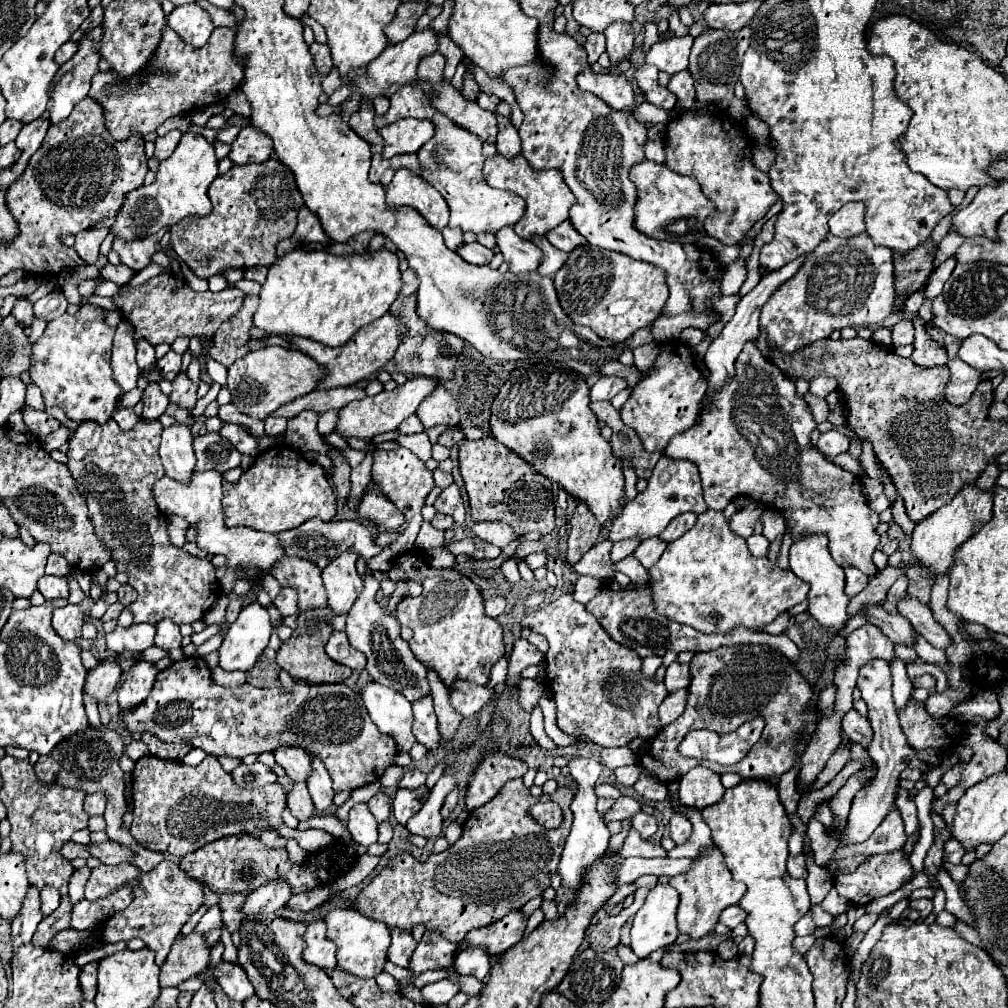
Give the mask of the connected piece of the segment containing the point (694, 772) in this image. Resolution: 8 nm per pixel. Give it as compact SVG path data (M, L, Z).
M704 766L692 768L680 780L680 800L696 810L704 810L706 806L720 802L722 796L724 796L724 786L720 782L720 774Z

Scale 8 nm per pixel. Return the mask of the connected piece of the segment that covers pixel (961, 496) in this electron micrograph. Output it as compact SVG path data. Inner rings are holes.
M970 484L970 486L964 486L946 506L942 506L922 522L918 522L912 532L912 546L910 546L916 560L934 574L938 572L946 574L948 566L952 564L954 550L966 538L976 534L976 530L980 530L992 518L992 500L994 500L992 490L980 490L978 486Z

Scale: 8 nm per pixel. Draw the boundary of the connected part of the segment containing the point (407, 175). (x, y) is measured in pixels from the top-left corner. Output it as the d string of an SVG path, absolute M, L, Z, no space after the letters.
M400 168L394 180L386 188L386 204L388 206L410 206L418 210L434 228L442 230L444 240L450 250L462 244L462 230L448 226L448 204L442 194L418 174L412 174L408 168Z

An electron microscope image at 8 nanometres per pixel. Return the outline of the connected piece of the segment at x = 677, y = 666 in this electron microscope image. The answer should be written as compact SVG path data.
M674 662L668 666L666 676L664 676L664 686L668 692L676 692L680 688L686 688L688 682L690 682L690 672L688 672L686 664Z

